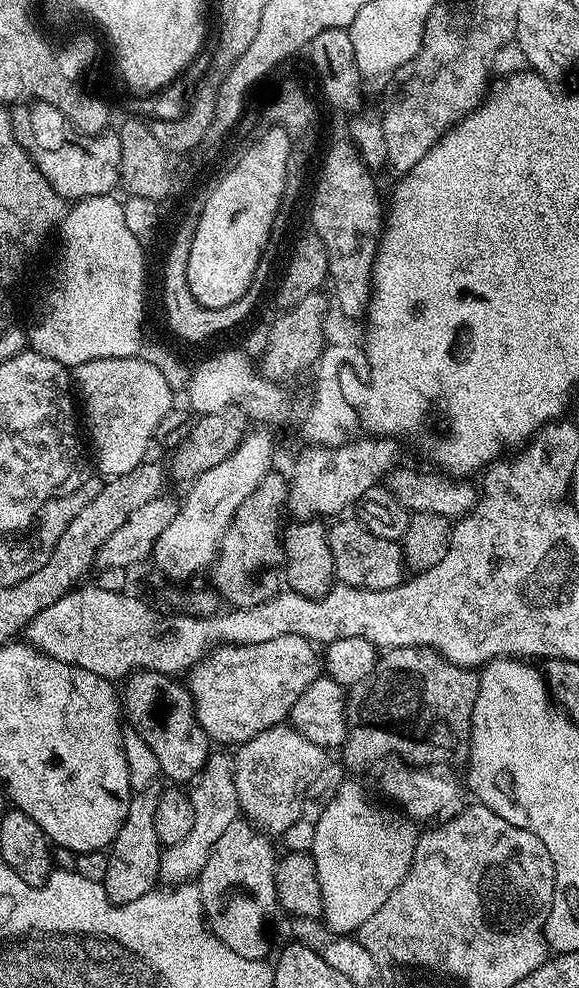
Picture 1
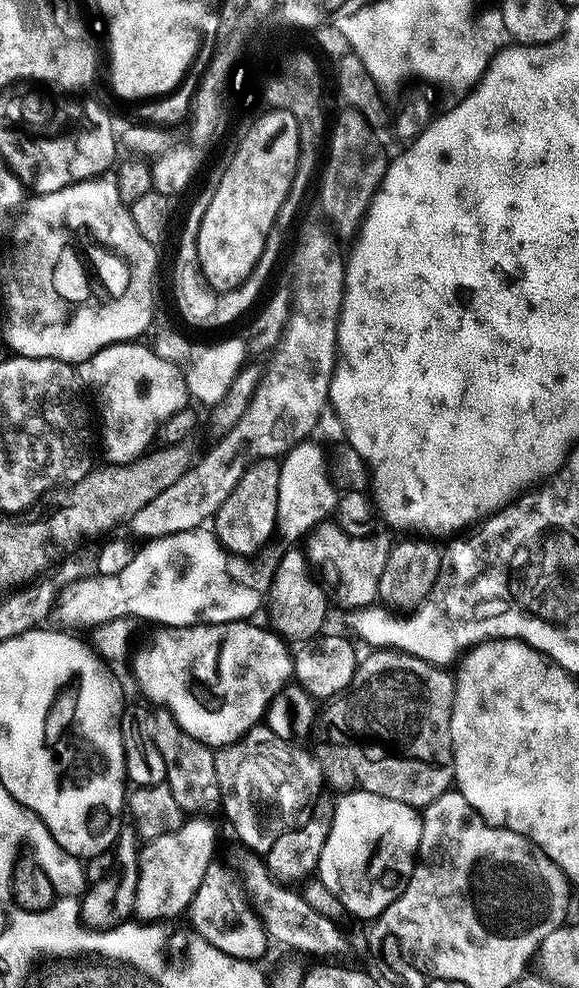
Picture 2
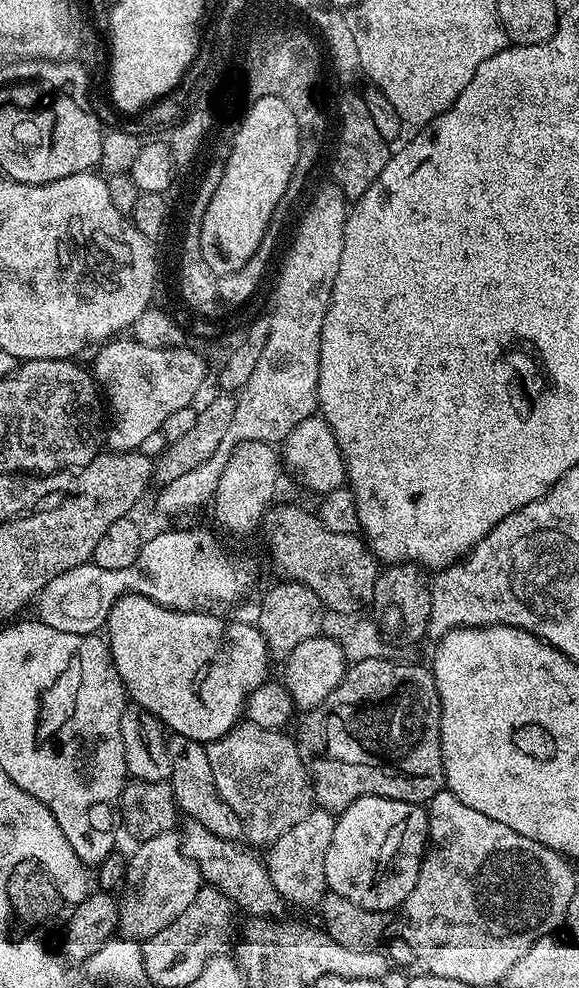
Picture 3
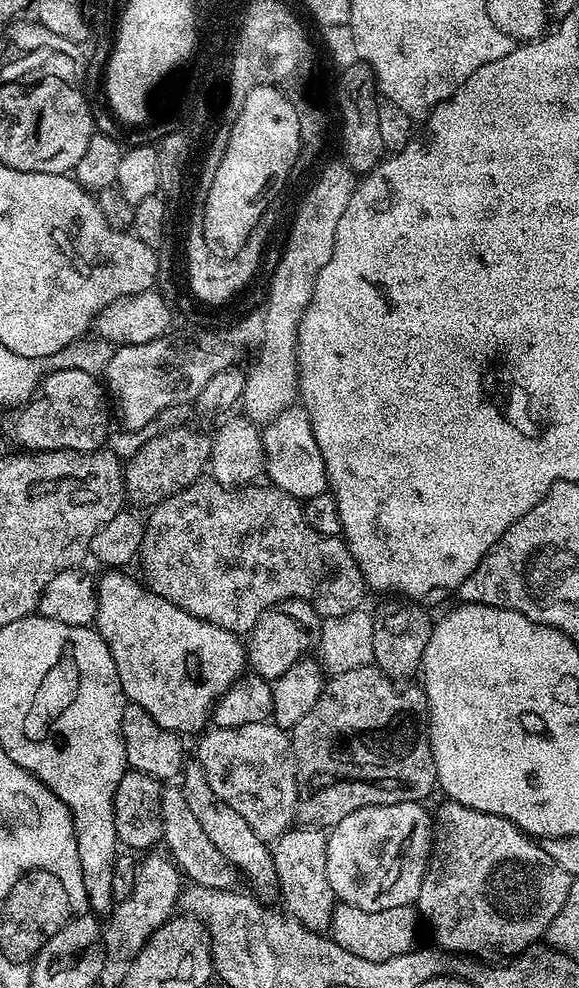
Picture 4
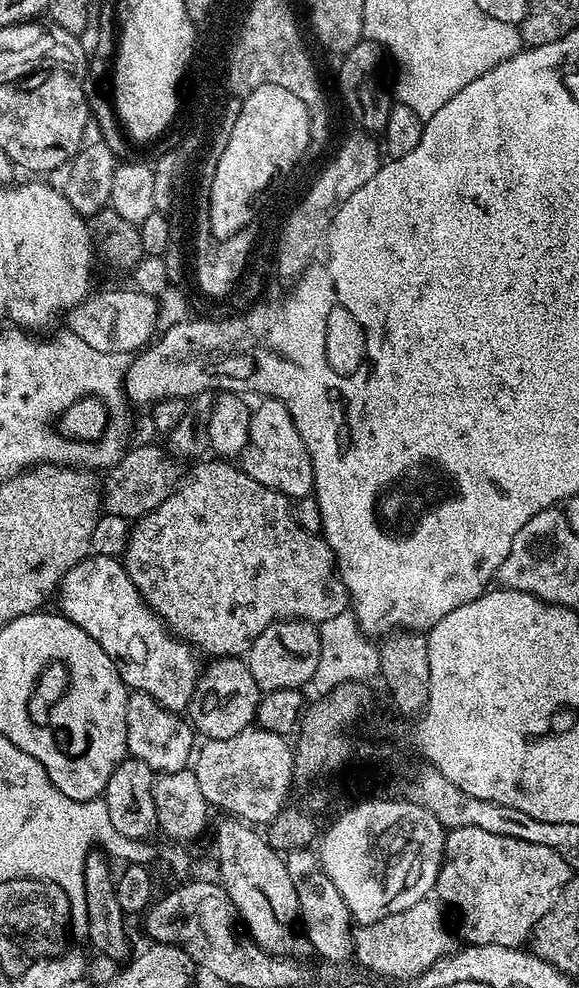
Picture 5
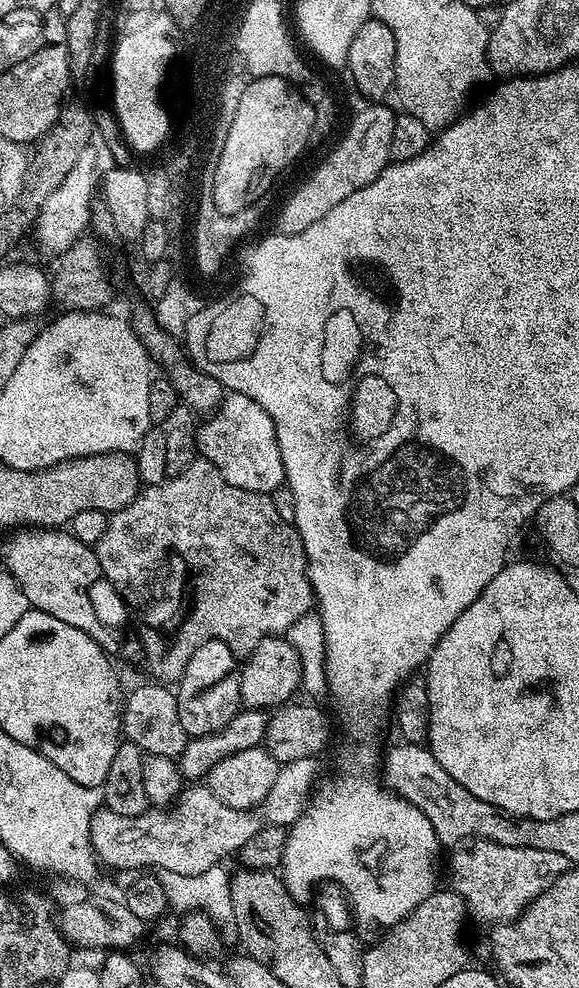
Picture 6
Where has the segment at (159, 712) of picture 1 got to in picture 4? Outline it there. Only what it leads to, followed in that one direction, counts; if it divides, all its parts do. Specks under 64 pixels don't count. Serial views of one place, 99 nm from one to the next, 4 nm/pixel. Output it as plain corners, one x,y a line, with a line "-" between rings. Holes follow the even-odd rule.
192,758
185,763
178,784
190,805
190,810
198,818
198,822
202,822
206,838
210,838
210,842
214,842
214,846
222,850
222,854
235,866
237,873
242,874
243,879
245,876
256,888
275,889
276,867
272,861
271,847
260,840
254,830
250,830
250,822
246,822
246,818
238,814
238,810
226,806
226,802
222,802
222,798
218,798
218,794
210,790
210,782
206,782
206,770
202,770
199,759

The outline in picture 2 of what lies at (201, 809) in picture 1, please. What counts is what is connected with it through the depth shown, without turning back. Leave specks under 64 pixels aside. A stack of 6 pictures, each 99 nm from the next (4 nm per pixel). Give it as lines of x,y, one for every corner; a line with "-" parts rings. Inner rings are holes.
188,818
183,826
162,838
147,841
140,849
140,874
135,915
144,922
168,922
171,916
187,913
206,866
214,863
216,828
208,818

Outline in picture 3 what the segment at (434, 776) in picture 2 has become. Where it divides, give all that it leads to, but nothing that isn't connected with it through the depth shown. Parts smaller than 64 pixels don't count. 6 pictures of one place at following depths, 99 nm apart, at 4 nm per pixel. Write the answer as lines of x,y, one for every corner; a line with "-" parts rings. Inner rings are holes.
316,764
316,772
311,774
310,780
315,803
333,814
344,812
360,797
370,796
422,806
442,790
436,780
404,780
404,776
396,776
396,772
384,772
384,768
356,768
356,764

